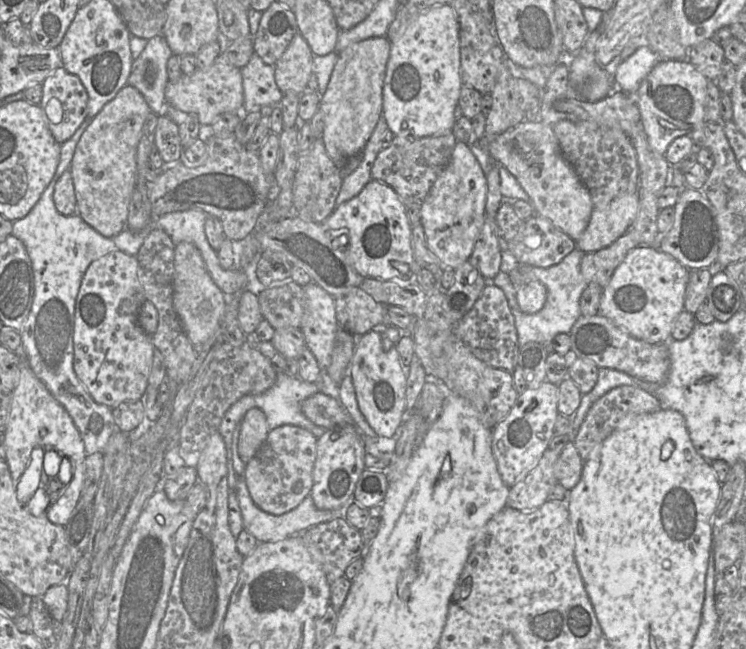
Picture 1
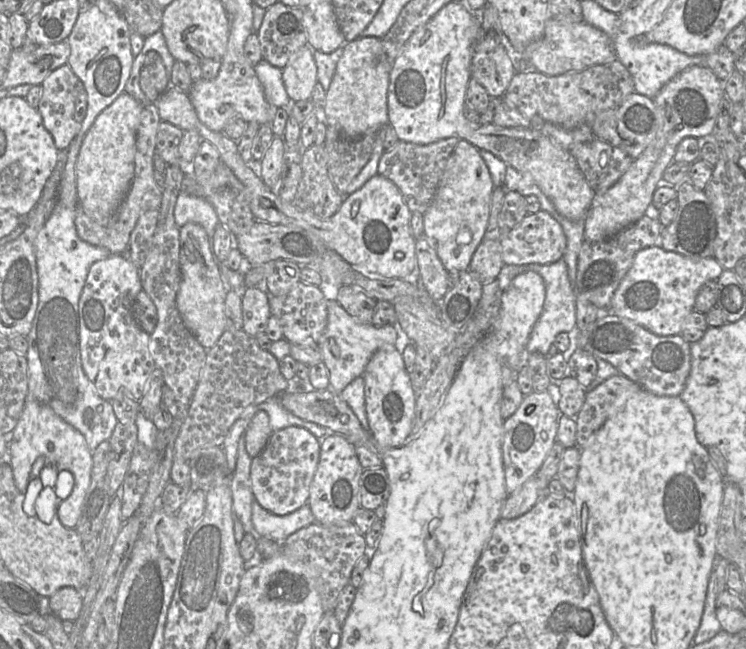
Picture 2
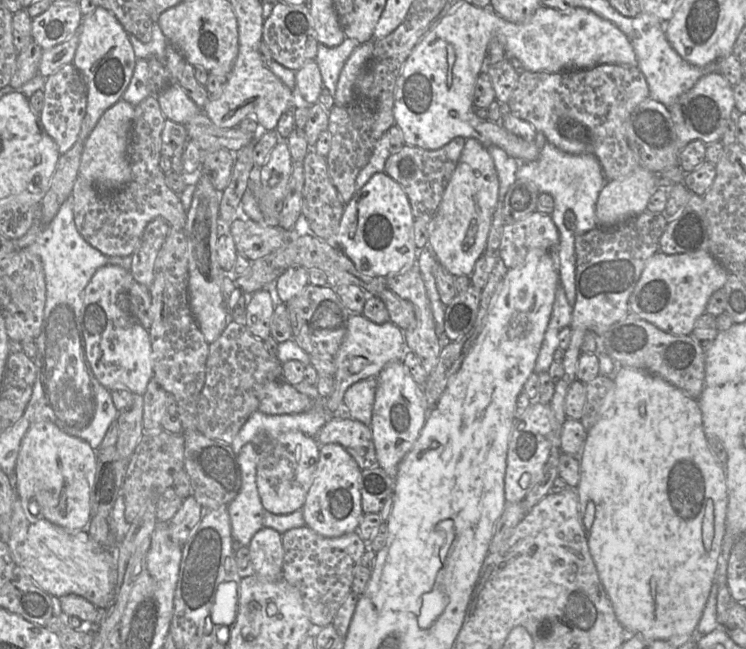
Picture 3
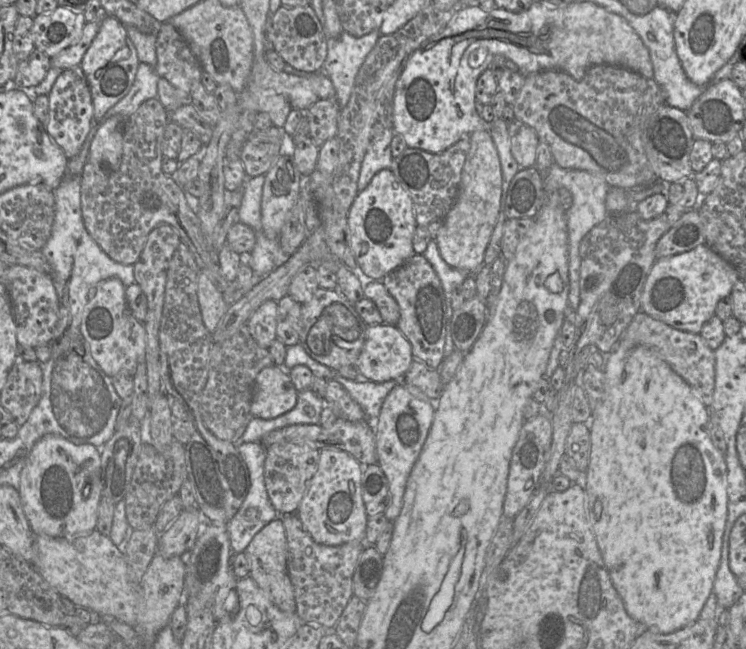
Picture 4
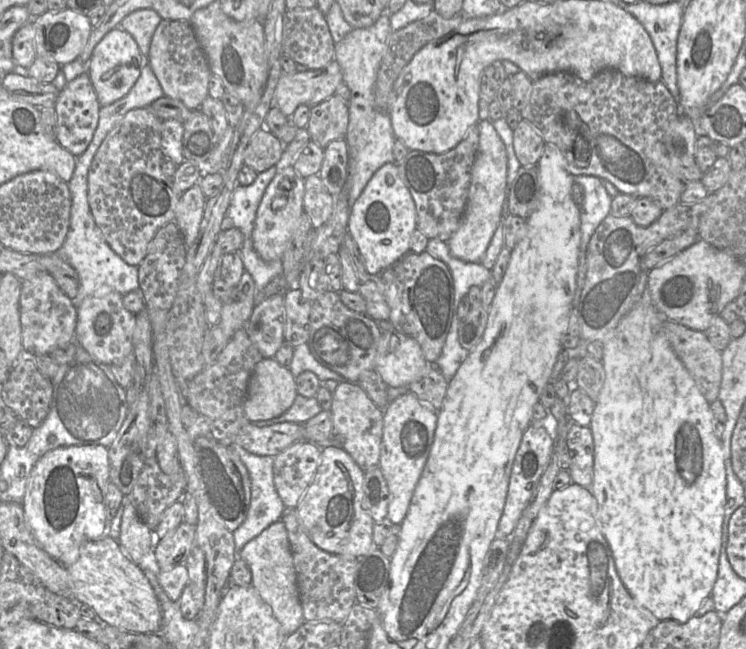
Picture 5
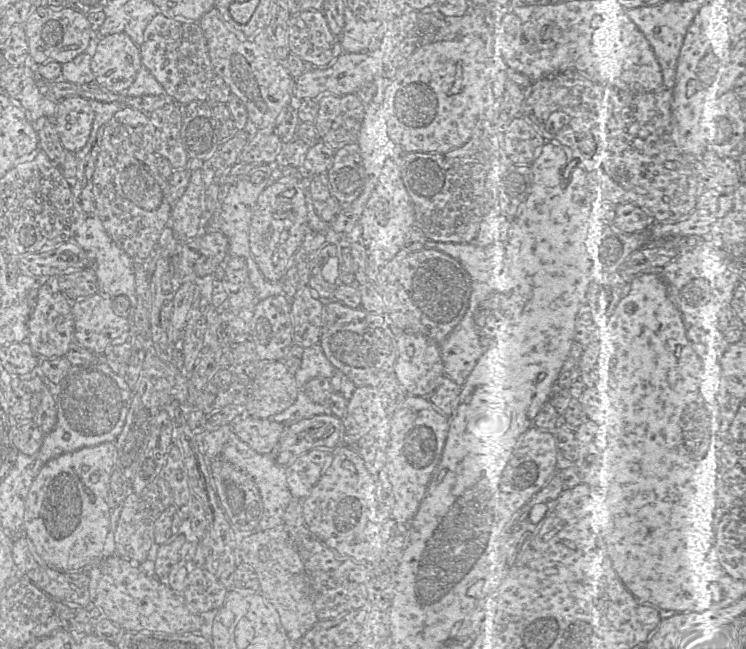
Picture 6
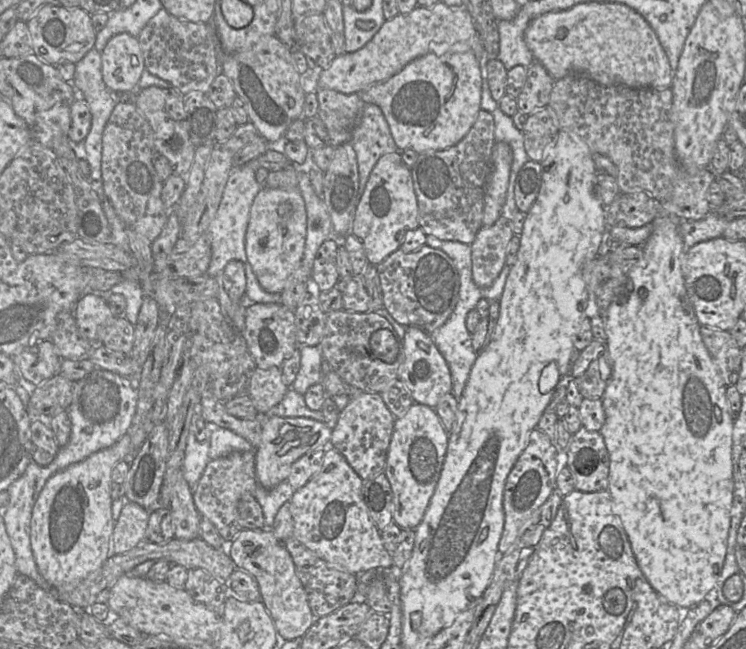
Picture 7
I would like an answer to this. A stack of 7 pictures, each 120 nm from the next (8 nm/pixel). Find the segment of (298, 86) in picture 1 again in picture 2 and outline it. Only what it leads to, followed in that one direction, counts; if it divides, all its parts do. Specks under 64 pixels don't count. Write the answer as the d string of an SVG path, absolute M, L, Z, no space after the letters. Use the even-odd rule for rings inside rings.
M307 44L296 52L282 69L286 92L292 102L310 100L317 79L313 49Z

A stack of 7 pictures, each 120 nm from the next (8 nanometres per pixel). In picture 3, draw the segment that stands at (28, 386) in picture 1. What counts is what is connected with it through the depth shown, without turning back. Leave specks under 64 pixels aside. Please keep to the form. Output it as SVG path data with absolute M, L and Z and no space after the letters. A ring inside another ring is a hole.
M51 421L34 424L24 436L16 461L16 492L27 519L35 523L46 519L68 531L81 531L91 521L91 490L97 468L97 451L86 441L63 432Z

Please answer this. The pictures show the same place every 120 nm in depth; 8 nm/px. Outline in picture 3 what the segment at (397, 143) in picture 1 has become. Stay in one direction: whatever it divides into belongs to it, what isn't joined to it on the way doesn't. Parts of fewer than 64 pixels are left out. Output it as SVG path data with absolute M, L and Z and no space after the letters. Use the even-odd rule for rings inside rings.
M456 137L442 148L431 151L405 144L399 152L389 155L384 172L405 191L415 219L429 221L436 212L458 164L465 141L463 137Z

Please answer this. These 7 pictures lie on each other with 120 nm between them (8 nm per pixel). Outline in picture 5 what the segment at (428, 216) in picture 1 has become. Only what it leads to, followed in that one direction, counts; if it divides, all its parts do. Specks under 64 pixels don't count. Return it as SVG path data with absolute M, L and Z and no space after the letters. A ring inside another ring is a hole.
M479 120L479 145L471 172L471 183L464 214L457 230L446 241L450 254L465 262L480 262L502 216L507 185L508 158L506 147L491 120Z

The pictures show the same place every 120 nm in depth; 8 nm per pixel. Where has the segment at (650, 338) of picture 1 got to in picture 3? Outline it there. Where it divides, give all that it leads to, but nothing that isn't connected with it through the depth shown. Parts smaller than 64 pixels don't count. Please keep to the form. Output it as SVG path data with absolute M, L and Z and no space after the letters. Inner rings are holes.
M659 250L647 260L629 297L629 310L664 332L673 335L690 335L697 318L706 313L706 305L710 296L723 288L728 274L729 271L708 250L679 254L665 254Z

